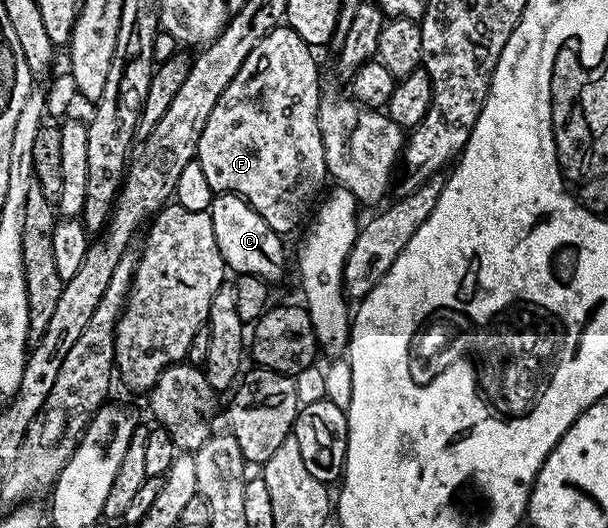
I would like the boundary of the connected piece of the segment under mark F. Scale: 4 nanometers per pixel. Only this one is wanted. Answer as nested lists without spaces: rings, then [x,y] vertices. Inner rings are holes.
[[[287,24],[274,27],[267,36],[258,40],[254,52],[250,52],[250,56],[246,56],[242,68],[238,68],[238,76],[234,76],[234,80],[230,80],[226,92],[222,92],[222,96],[218,96],[218,104],[214,104],[214,112],[210,112],[210,120],[206,120],[206,128],[202,128],[202,136],[198,140],[196,149],[196,158],[202,164],[202,172],[210,184],[213,195],[236,194],[239,198],[245,198],[254,208],[254,212],[258,212],[258,216],[262,216],[262,220],[266,220],[266,224],[270,224],[270,228],[274,228],[274,232],[281,236],[288,236],[291,230],[299,228],[300,221],[304,217],[306,217],[305,219],[309,217],[314,203],[321,197],[322,191],[325,189],[324,178],[329,177],[324,145],[320,135],[320,100],[322,97],[320,70],[316,67],[316,58],[312,54],[315,54],[313,47],[308,46],[306,40],[302,40],[302,36],[298,36],[298,32],[294,32],[292,27]]]

